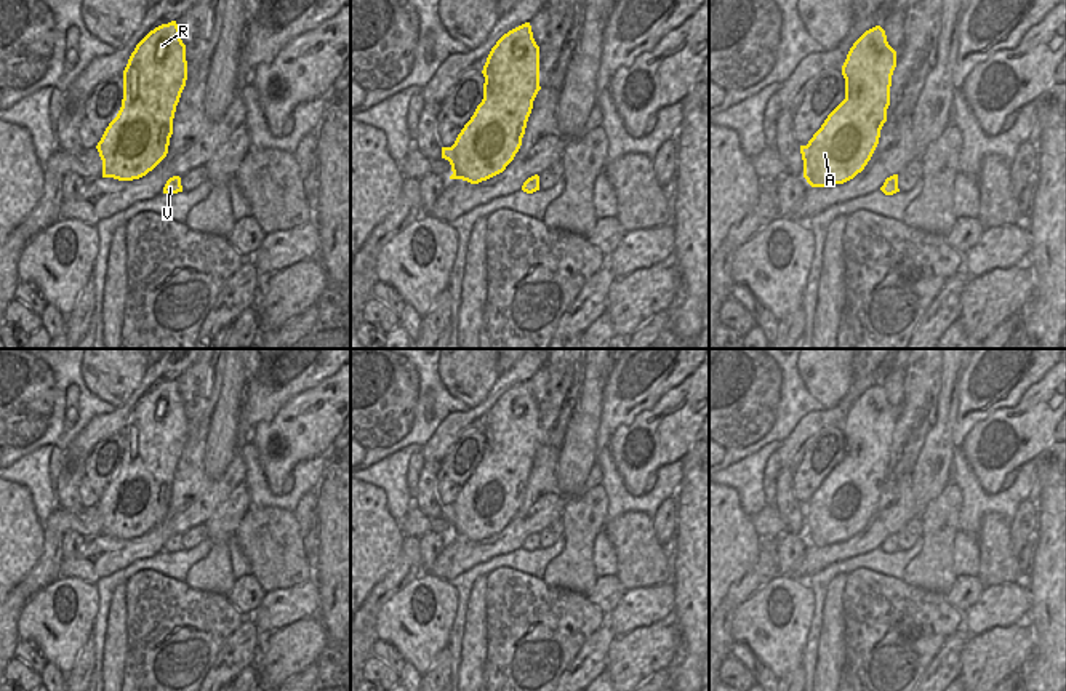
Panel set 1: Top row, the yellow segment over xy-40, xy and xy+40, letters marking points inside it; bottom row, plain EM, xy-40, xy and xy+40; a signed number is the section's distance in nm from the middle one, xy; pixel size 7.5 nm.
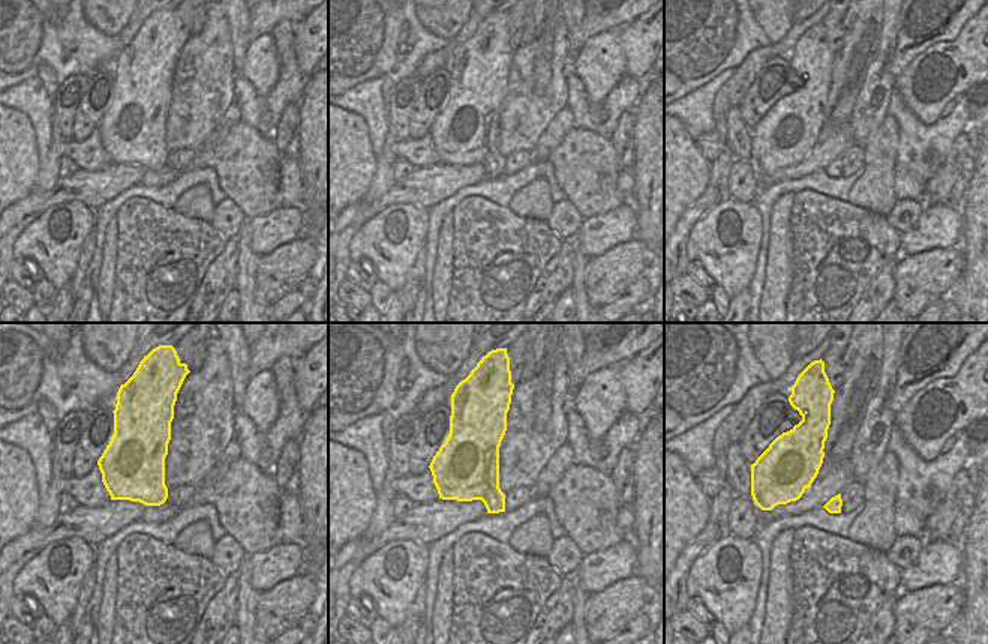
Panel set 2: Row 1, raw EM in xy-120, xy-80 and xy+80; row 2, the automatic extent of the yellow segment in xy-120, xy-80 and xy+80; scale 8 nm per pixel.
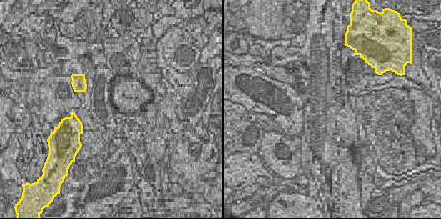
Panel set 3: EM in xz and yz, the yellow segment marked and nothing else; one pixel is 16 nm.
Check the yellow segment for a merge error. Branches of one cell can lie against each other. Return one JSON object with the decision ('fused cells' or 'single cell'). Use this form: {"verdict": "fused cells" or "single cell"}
{"verdict": "single cell"}

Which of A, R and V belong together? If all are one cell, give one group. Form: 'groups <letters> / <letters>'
groups A R V

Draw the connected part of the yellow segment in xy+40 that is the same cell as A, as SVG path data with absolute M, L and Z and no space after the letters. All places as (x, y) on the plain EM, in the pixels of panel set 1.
M876 384L866 389L850 406L842 424L845 457L828 473L807 504L800 504L804 536L812 545L844 542L864 528L887 480L892 433L896 409L888 403L885 389Z

